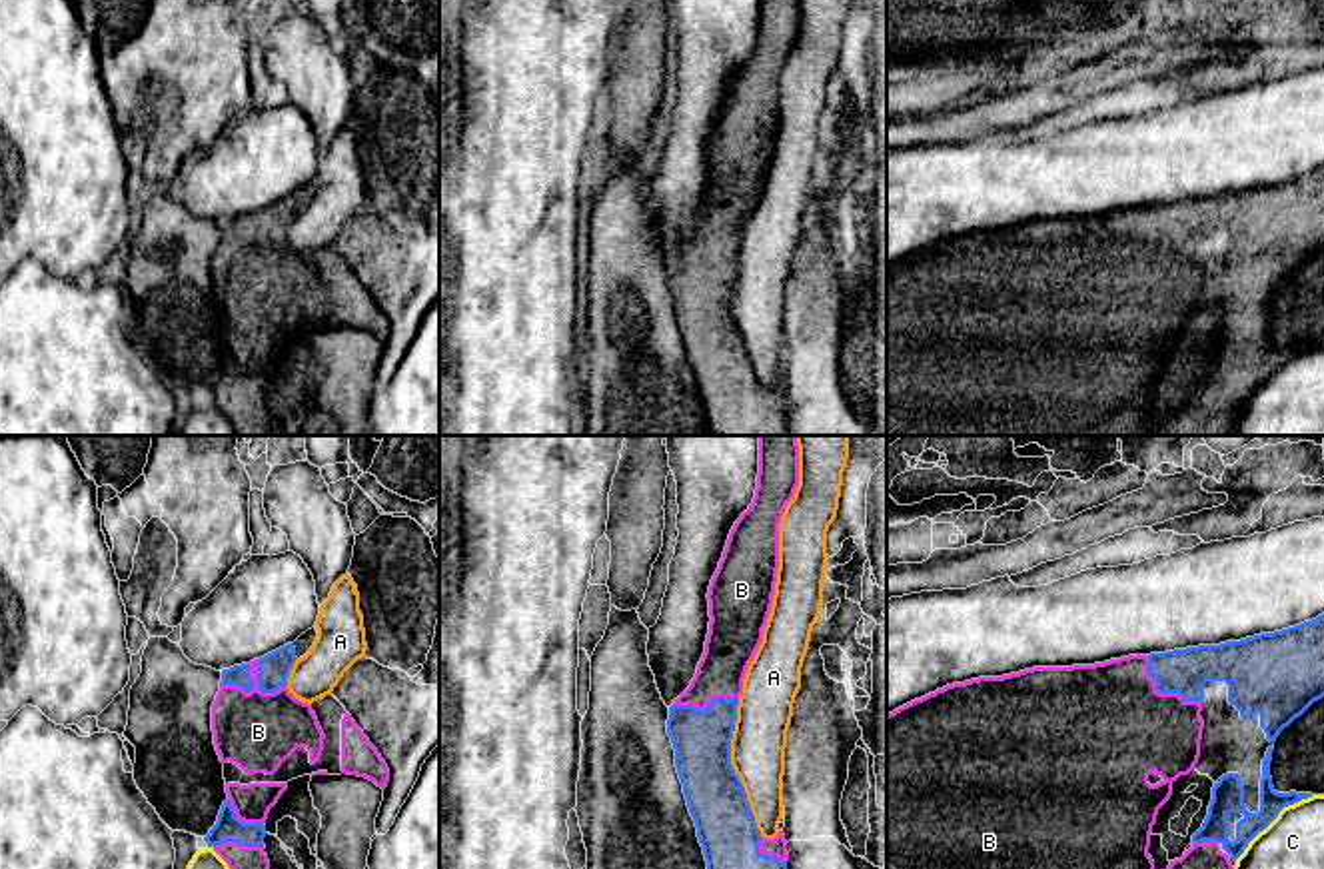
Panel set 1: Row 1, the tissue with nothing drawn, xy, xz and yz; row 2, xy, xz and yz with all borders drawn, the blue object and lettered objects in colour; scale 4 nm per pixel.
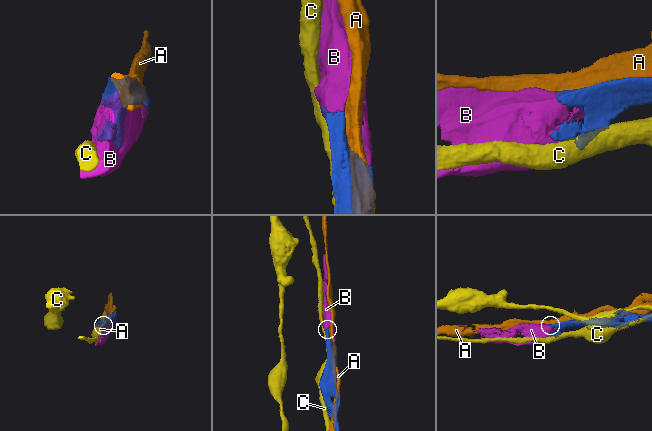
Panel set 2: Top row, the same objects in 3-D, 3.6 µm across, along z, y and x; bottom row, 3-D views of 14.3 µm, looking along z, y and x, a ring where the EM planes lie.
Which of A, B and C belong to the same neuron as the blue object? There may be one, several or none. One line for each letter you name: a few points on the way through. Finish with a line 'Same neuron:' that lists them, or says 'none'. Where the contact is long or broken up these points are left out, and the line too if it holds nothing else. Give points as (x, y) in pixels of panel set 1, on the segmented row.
Same neuron: B

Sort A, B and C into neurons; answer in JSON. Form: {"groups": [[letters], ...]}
{"groups": [["A"], ["B"], ["C"]]}

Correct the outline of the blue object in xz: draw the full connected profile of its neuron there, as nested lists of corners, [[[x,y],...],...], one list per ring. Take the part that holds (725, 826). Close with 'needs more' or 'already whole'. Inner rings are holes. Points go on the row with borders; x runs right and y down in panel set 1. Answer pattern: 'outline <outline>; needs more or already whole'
outline [[[759,435],[753,503],[735,521],[709,585],[709,633],[691,685],[669,707],[667,733],[707,869],[787,869],[783,831],[765,839],[731,765],[743,679],[767,625],[779,523],[799,485],[797,435]]]; needs more

